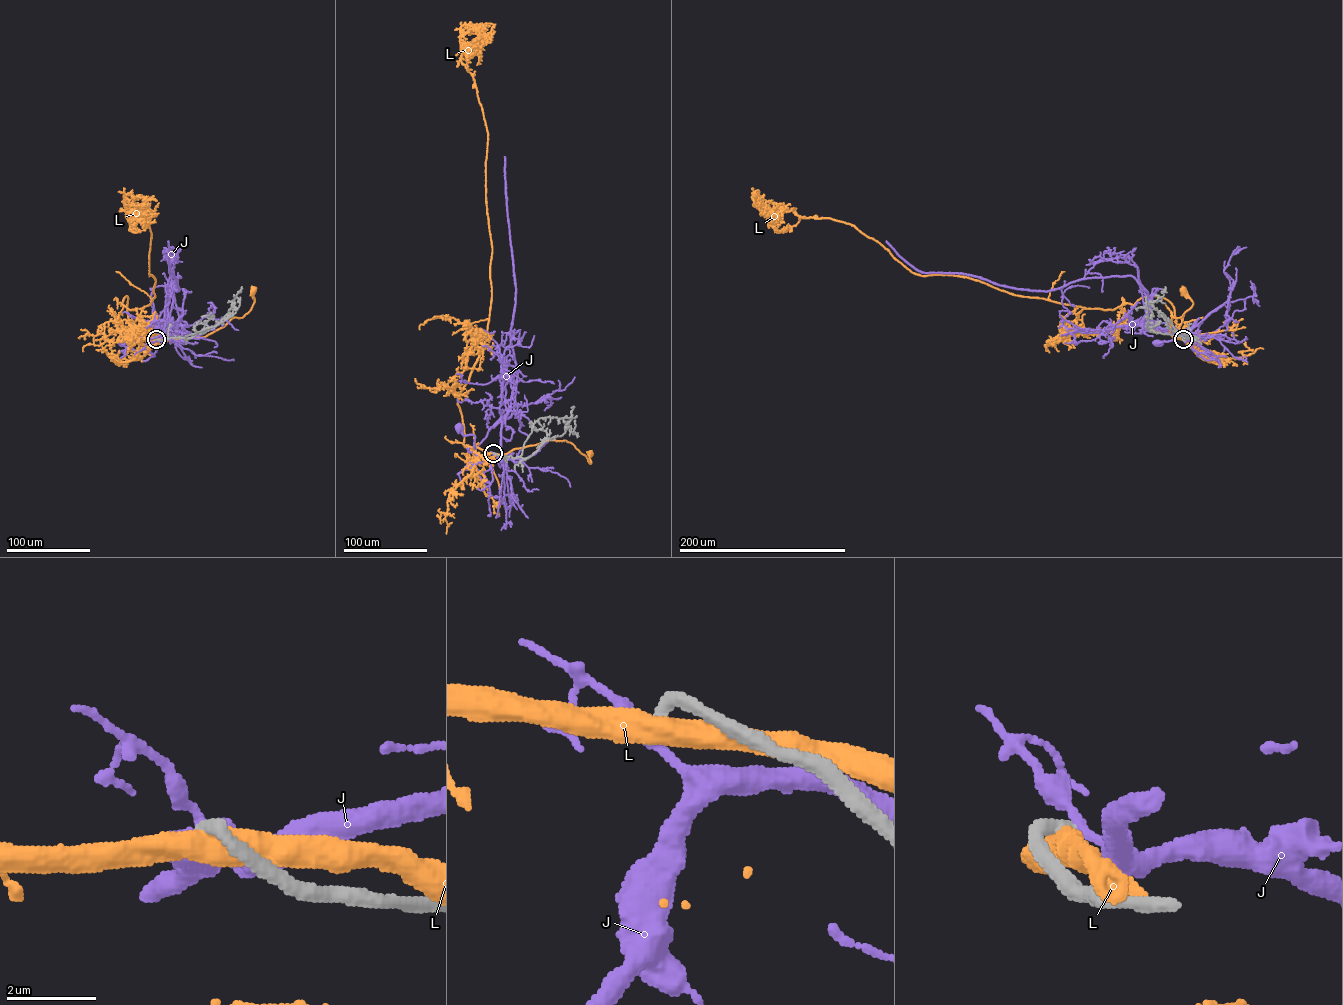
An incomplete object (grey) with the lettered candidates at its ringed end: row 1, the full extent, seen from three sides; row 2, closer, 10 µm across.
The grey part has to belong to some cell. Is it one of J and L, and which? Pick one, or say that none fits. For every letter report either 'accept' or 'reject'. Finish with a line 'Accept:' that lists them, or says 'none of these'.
J: reject
L: reject
Accept: none of these

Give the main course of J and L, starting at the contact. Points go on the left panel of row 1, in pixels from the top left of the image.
J: (156, 339), (166, 333), (162, 319), (144, 325), (138, 341), (122, 342)
L: (156, 339), (206, 336), (232, 318), (247, 313), (254, 301), (254, 290)

